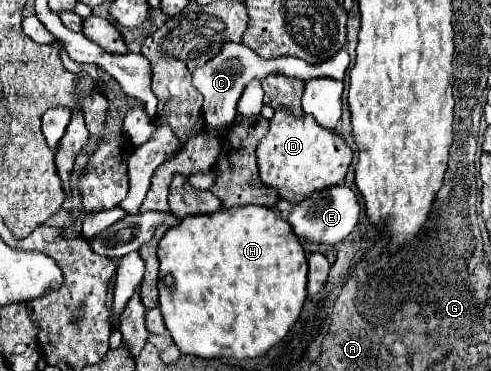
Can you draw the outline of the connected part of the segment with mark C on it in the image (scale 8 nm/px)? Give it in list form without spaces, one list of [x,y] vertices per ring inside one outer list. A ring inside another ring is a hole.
[[[228,42],[228,44],[224,44],[224,48],[220,50],[220,54],[216,58],[212,58],[206,66],[194,70],[194,86],[204,96],[202,112],[204,112],[206,128],[212,134],[226,134],[226,130],[232,126],[232,122],[236,118],[236,104],[238,104],[246,84],[254,78],[264,80],[268,74],[280,72],[284,76],[300,78],[300,80],[310,80],[310,78],[320,78],[320,76],[334,78],[334,80],[344,80],[348,64],[350,64],[350,58],[348,58],[348,52],[344,48],[336,56],[326,60],[324,64],[308,64],[308,62],[304,62],[300,58],[292,58],[292,56],[280,56],[280,58],[274,58],[274,60],[264,60],[256,52],[252,52],[248,46]]]

